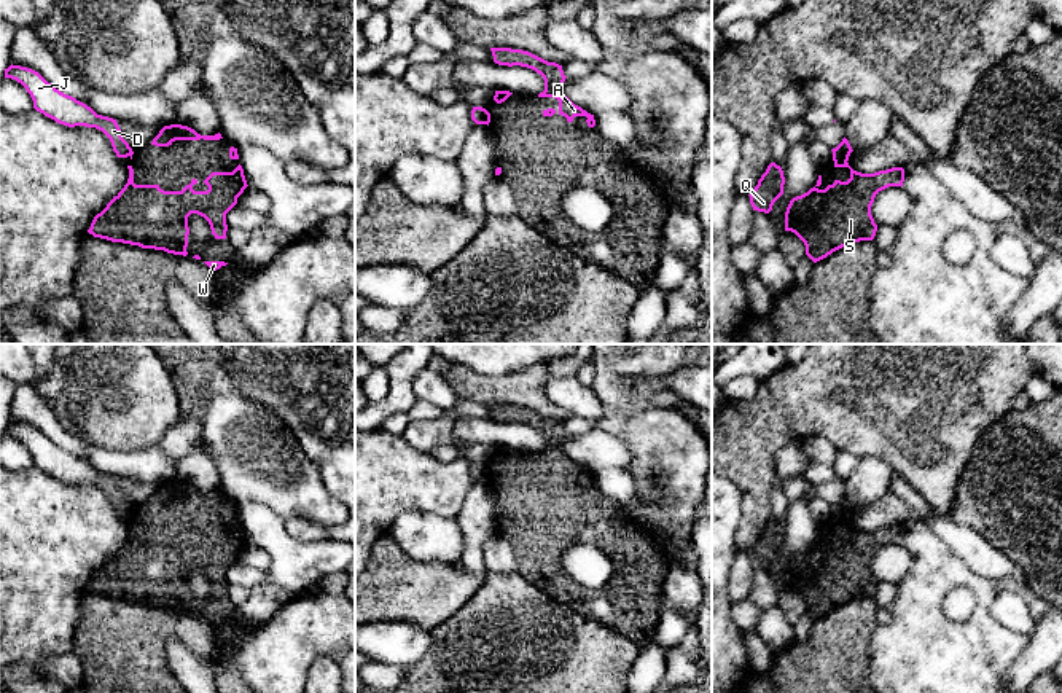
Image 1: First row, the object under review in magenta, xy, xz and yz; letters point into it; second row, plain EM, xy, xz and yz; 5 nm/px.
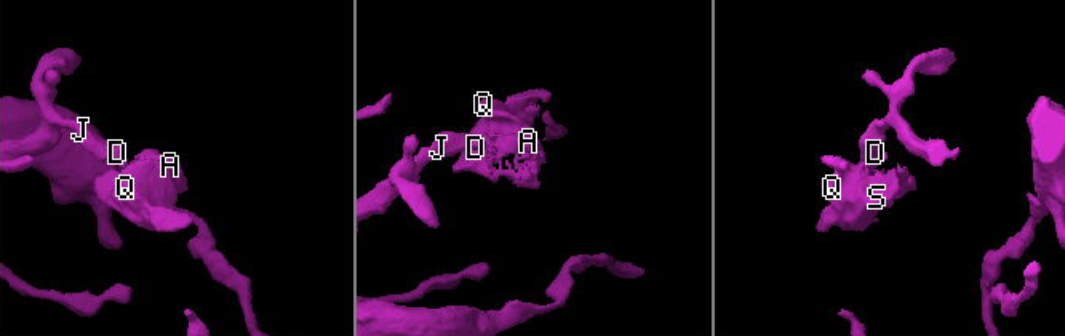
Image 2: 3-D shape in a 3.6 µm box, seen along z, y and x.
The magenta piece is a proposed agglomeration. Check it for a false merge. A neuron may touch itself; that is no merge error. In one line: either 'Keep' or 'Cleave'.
Cleave

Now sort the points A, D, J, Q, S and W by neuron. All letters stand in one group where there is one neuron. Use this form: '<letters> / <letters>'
A Q S W / D J

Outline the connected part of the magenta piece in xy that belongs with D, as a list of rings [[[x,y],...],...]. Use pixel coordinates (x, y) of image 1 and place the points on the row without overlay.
[[[10,422],[5,425],[5,435],[21,440],[33,457],[33,465],[59,481],[75,484],[86,483],[102,487],[111,499],[118,515],[132,513],[134,508],[123,495],[116,476],[97,472],[91,464],[67,452],[48,440],[38,429]]]

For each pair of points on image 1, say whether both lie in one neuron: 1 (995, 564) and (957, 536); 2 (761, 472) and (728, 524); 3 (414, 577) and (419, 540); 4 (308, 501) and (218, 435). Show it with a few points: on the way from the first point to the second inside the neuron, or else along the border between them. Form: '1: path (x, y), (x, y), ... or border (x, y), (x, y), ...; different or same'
1: path (986, 561), (967, 542); same
2: border (728, 478), (736, 486), (741, 499), (737, 540); different
3: border (389, 536), (416, 561), (441, 561), (452, 566); different
4: path (284, 489), (247, 467), (241, 467), (234, 459); same

